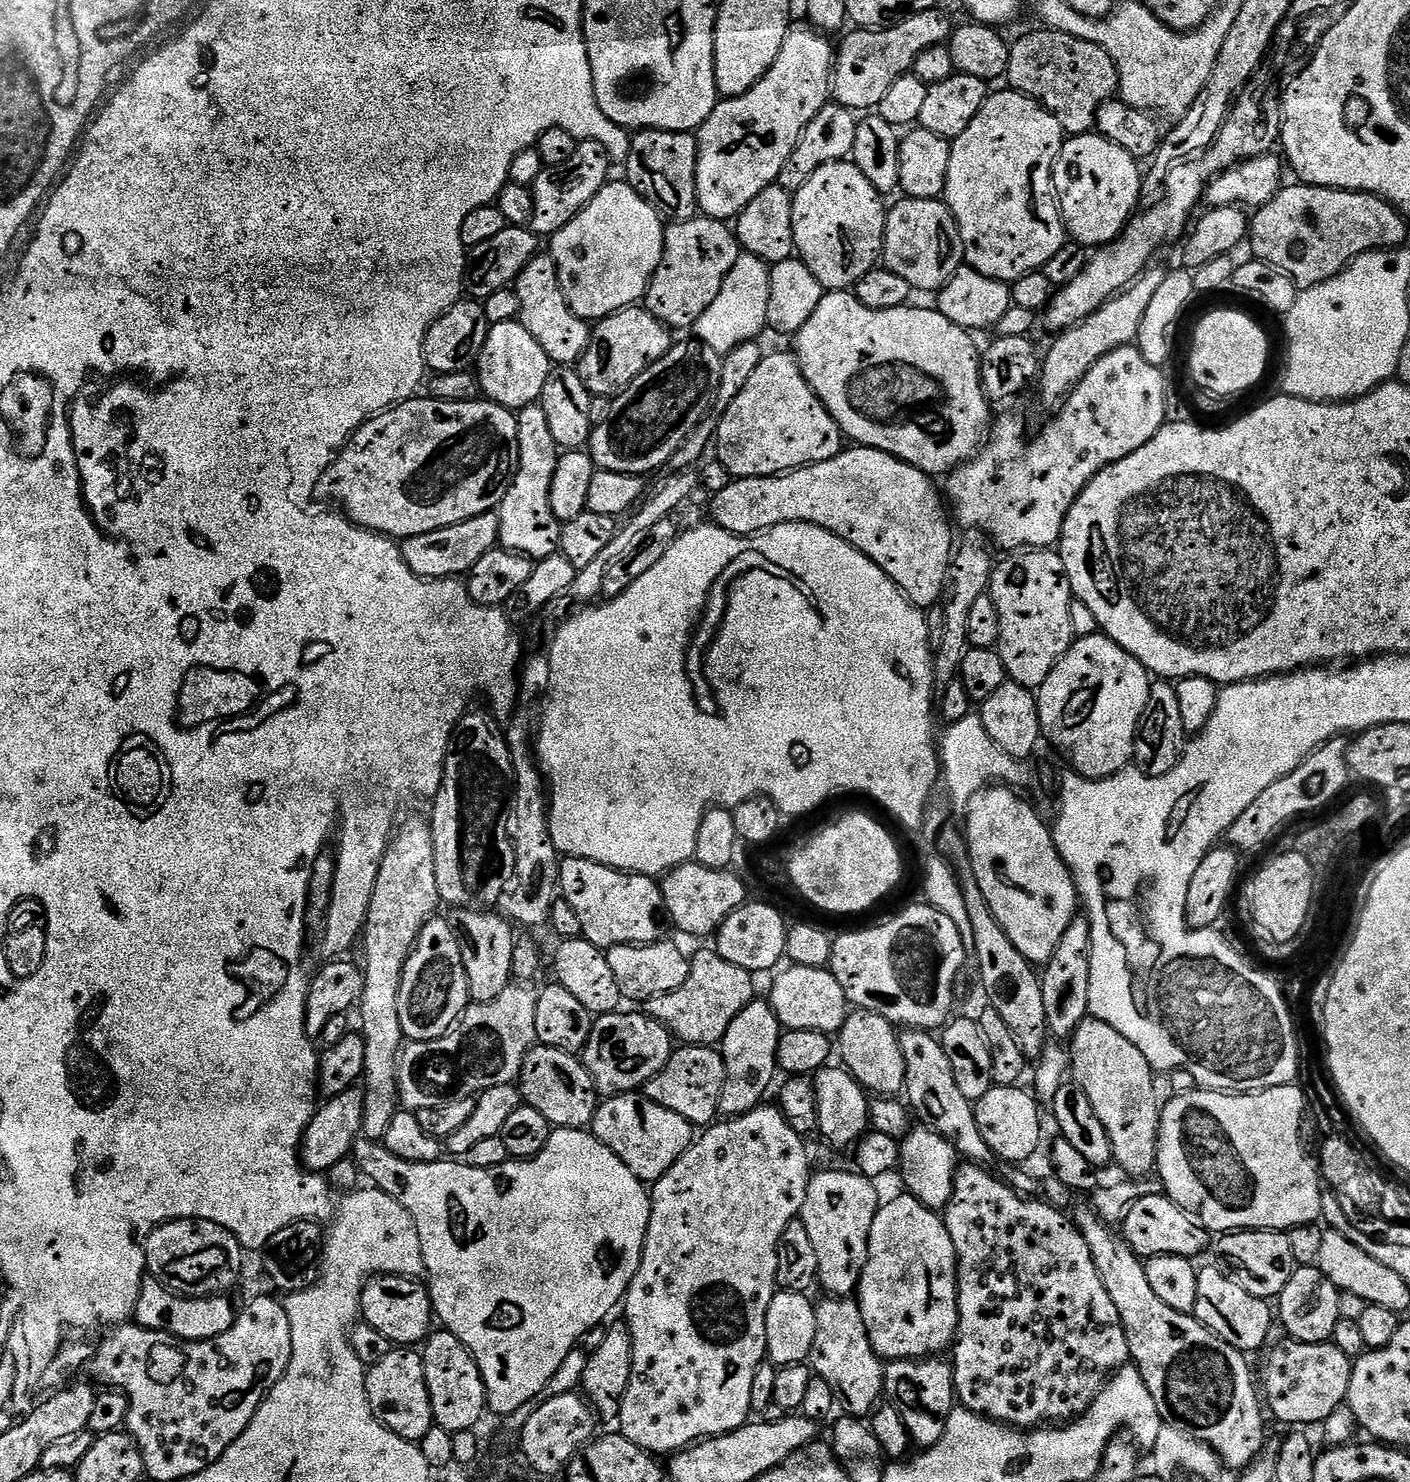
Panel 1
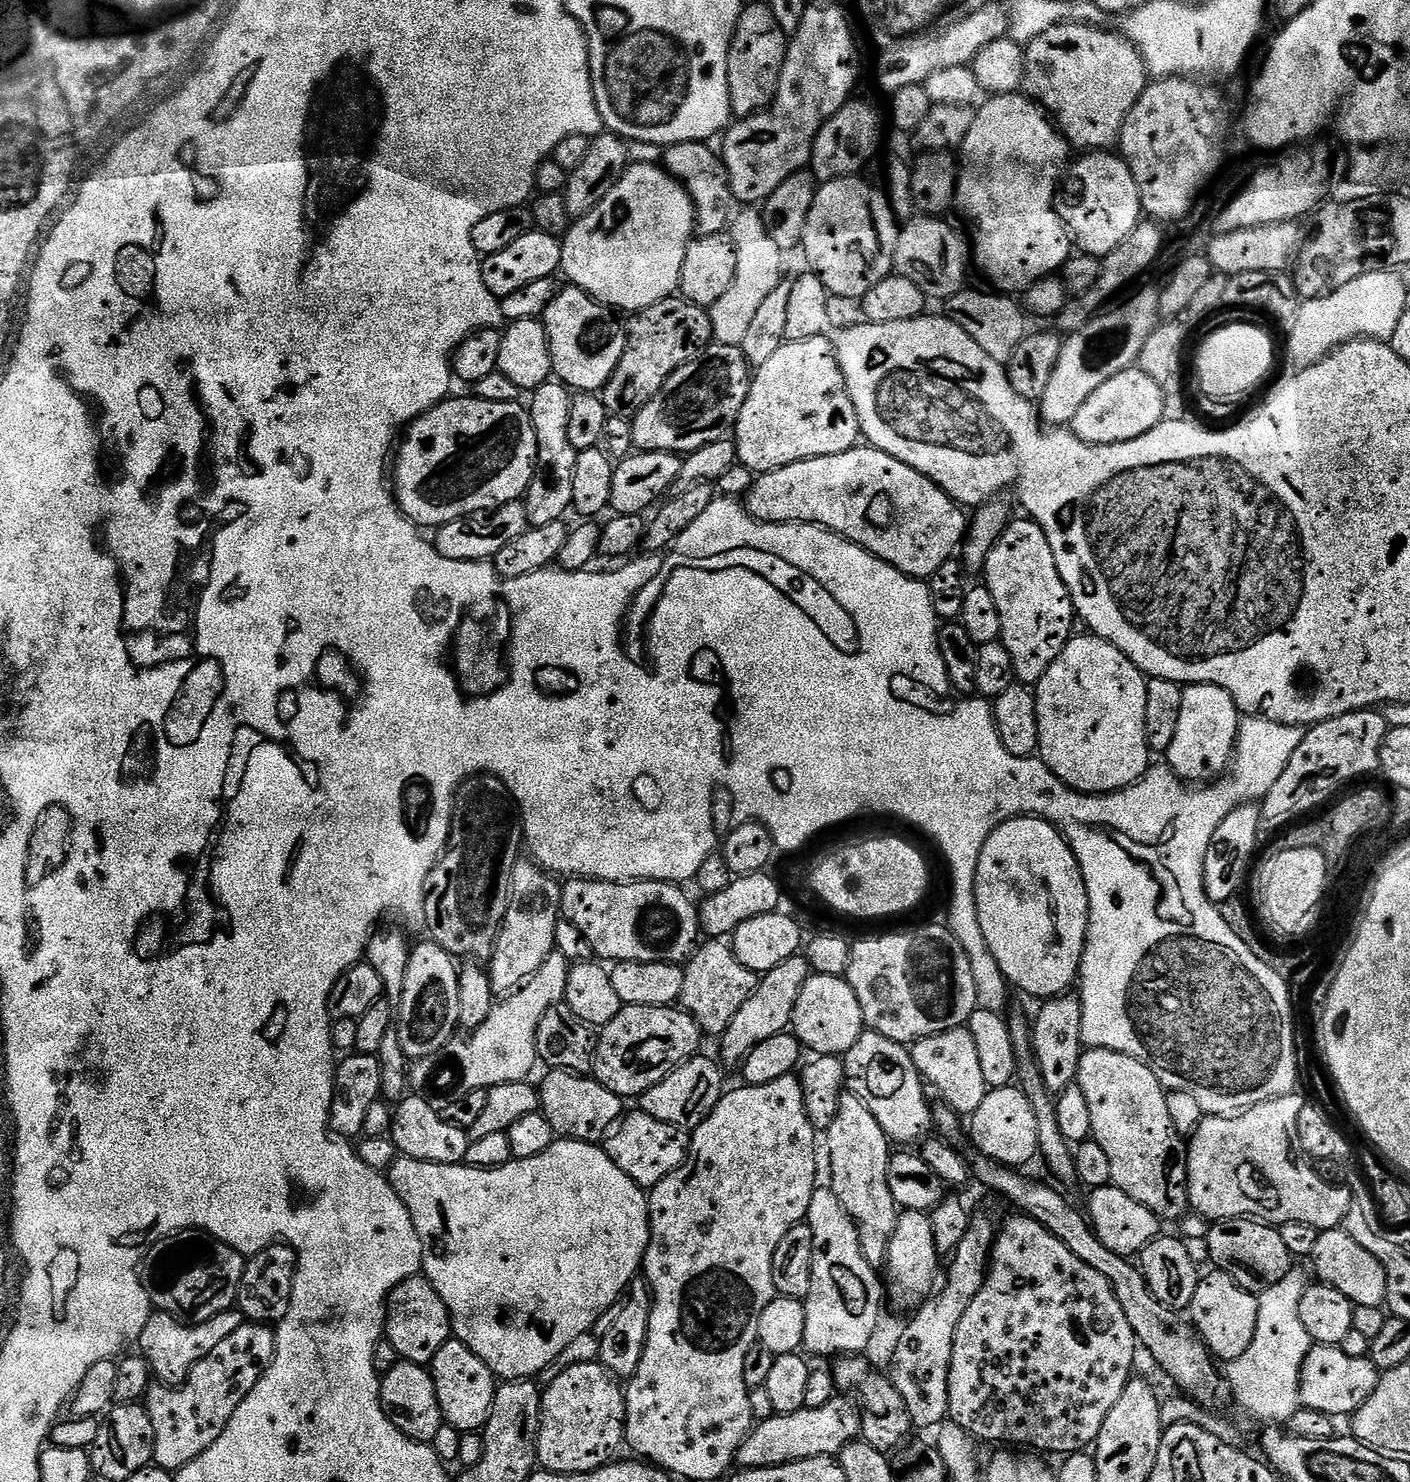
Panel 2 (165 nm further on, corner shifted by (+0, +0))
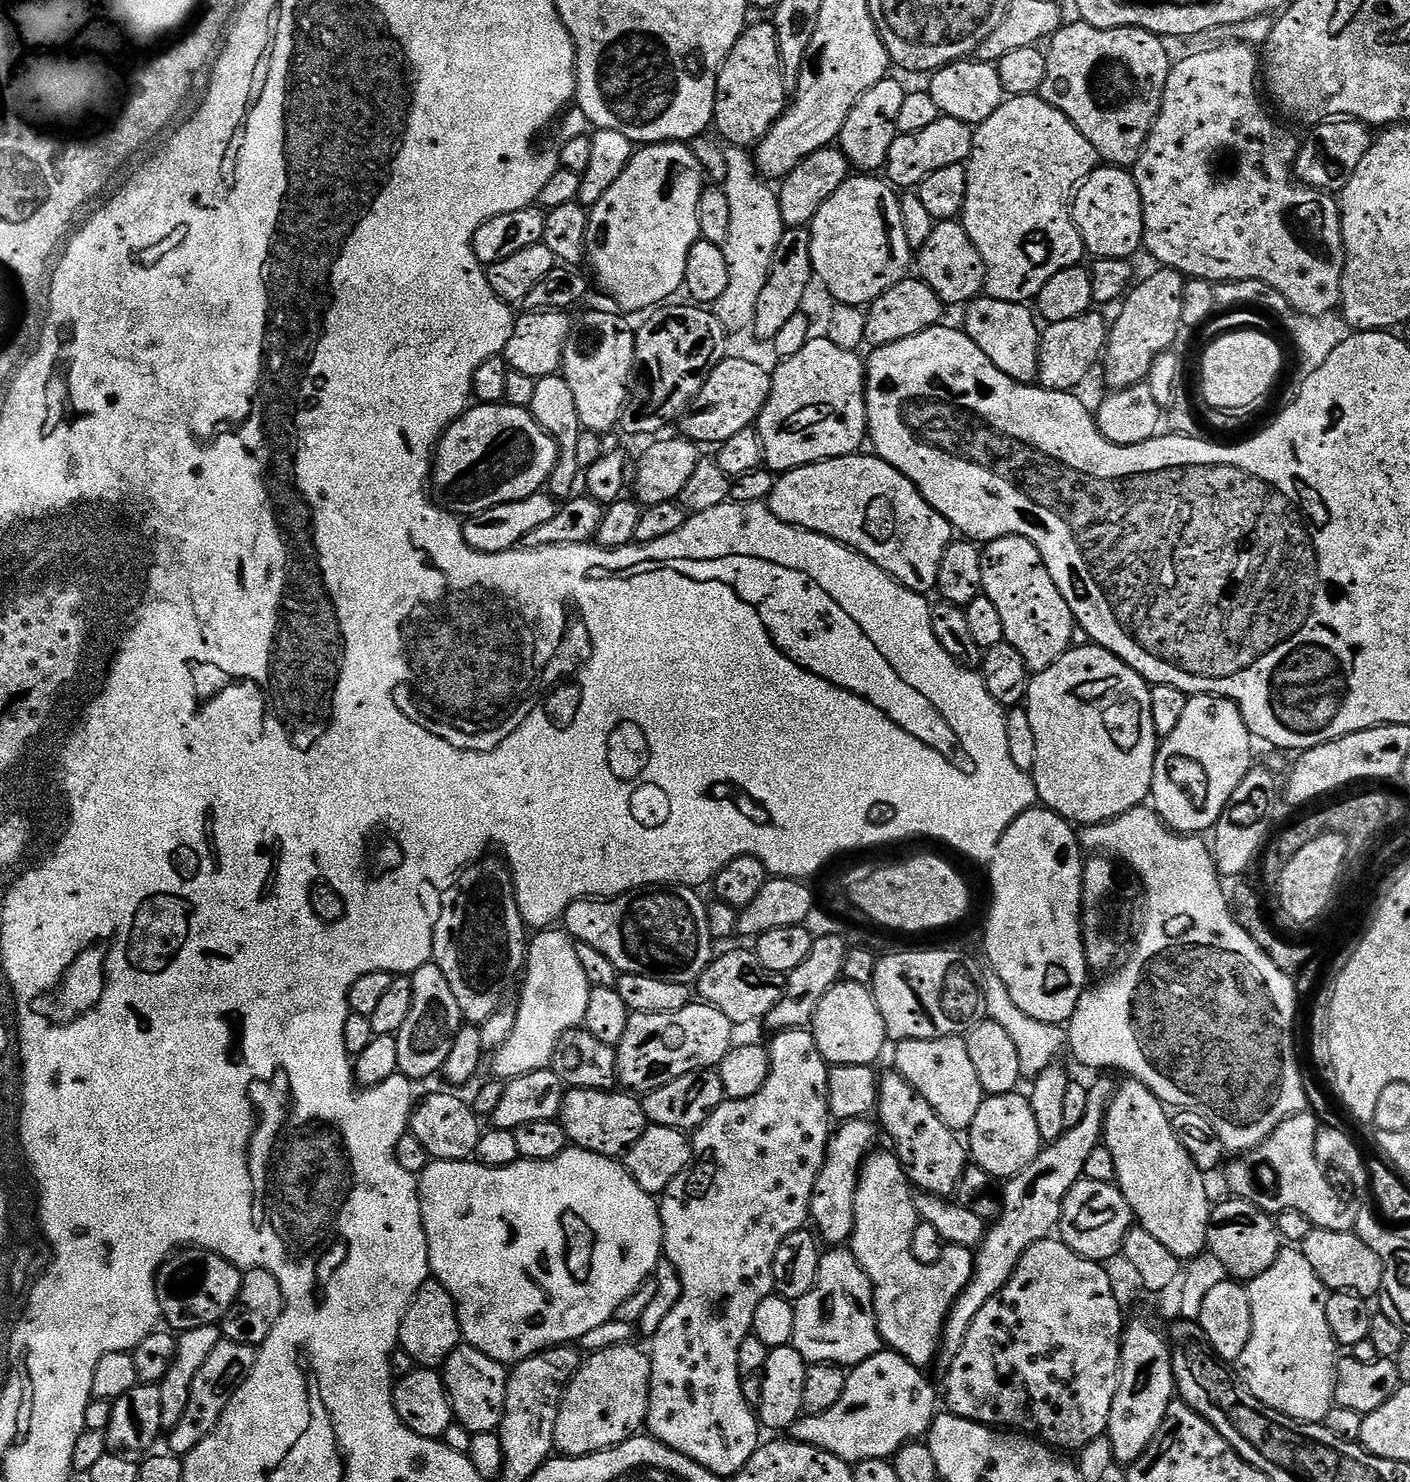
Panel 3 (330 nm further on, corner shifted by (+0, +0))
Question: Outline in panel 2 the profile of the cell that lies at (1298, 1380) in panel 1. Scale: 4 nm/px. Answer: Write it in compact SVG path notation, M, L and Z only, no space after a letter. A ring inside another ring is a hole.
M1313 1344L1302 1362L1300 1375L1300 1403L1333 1418L1351 1417L1374 1394L1382 1372L1368 1356L1350 1358L1334 1344Z

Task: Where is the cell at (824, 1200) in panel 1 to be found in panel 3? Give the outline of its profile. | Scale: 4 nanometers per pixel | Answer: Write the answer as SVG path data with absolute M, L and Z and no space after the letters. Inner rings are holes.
M836 1246L821 1255L816 1287L795 1301L795 1305L791 1347L796 1348L809 1365L855 1366L881 1351L872 1283L847 1247Z

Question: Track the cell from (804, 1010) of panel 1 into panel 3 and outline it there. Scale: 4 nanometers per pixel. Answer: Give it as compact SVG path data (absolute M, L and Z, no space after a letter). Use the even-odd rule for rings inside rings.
M835 984L822 998L810 1021L810 1031L822 1058L829 1066L875 1065L876 1059L884 1052L884 1044L889 1043L886 1022L882 1022L882 1010L878 1010L878 1002L872 996L871 987L863 984Z

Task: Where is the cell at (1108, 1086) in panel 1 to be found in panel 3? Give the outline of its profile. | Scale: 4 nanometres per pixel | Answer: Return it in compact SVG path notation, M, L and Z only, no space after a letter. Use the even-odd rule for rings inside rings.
M1128 1078L1123 1082L1108 1104L1102 1137L1102 1143L1114 1158L1114 1183L1126 1198L1139 1227L1154 1234L1181 1262L1192 1261L1206 1252L1208 1223L1214 1207L1213 1201L1208 1201L1205 1173L1194 1166L1194 1158L1178 1142L1164 1101L1141 1080Z

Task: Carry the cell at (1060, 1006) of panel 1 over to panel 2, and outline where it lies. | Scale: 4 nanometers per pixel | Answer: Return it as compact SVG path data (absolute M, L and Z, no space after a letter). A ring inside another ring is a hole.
M1065 994L1045 999L1041 1004L1044 1005L1036 1020L1034 1016L1032 1052L1049 1093L1059 1094L1076 1083L1080 1056L1086 1050L1082 1038L1082 1002L1079 995Z

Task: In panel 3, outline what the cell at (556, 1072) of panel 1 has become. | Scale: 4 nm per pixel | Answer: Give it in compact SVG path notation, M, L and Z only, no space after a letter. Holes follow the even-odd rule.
M568 1088L560 1107L559 1122L566 1130L569 1145L594 1154L623 1157L650 1125L644 1105L635 1095L624 1090L586 1090Z

